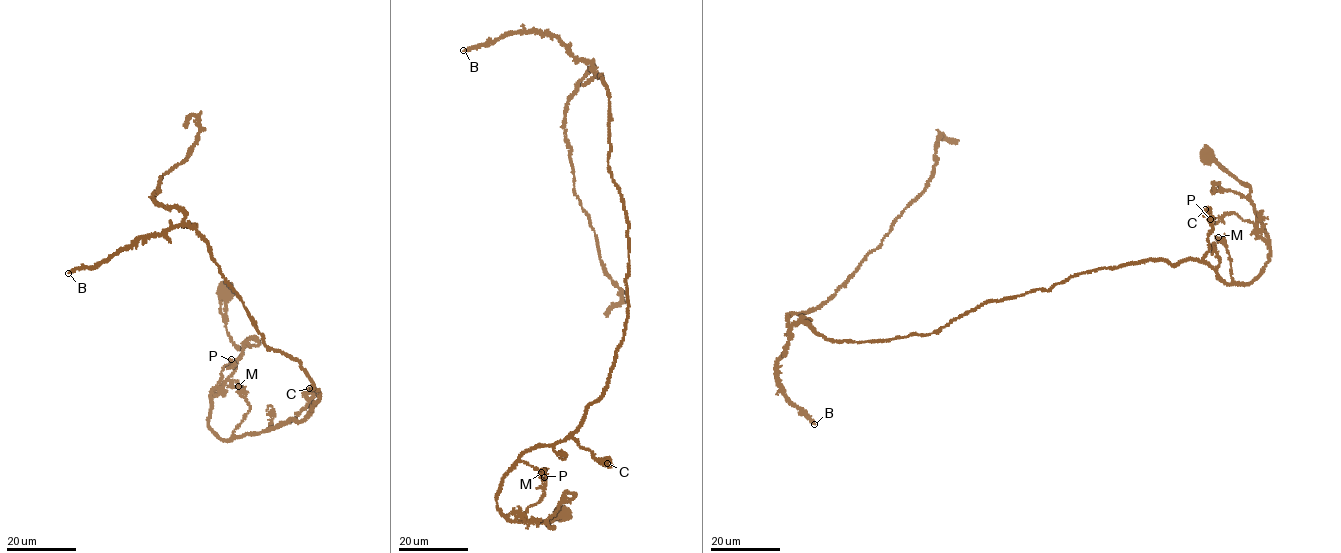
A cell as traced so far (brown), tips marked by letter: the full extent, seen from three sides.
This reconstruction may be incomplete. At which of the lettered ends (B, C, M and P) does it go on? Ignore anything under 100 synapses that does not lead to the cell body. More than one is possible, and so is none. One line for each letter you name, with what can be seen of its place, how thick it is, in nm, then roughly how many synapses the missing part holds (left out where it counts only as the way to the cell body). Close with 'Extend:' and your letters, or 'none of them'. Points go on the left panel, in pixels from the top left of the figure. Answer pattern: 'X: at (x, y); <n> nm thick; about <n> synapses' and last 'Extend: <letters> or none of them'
B: at (68, 273); 240 nm thick; about 300 synapses
Extend: B

